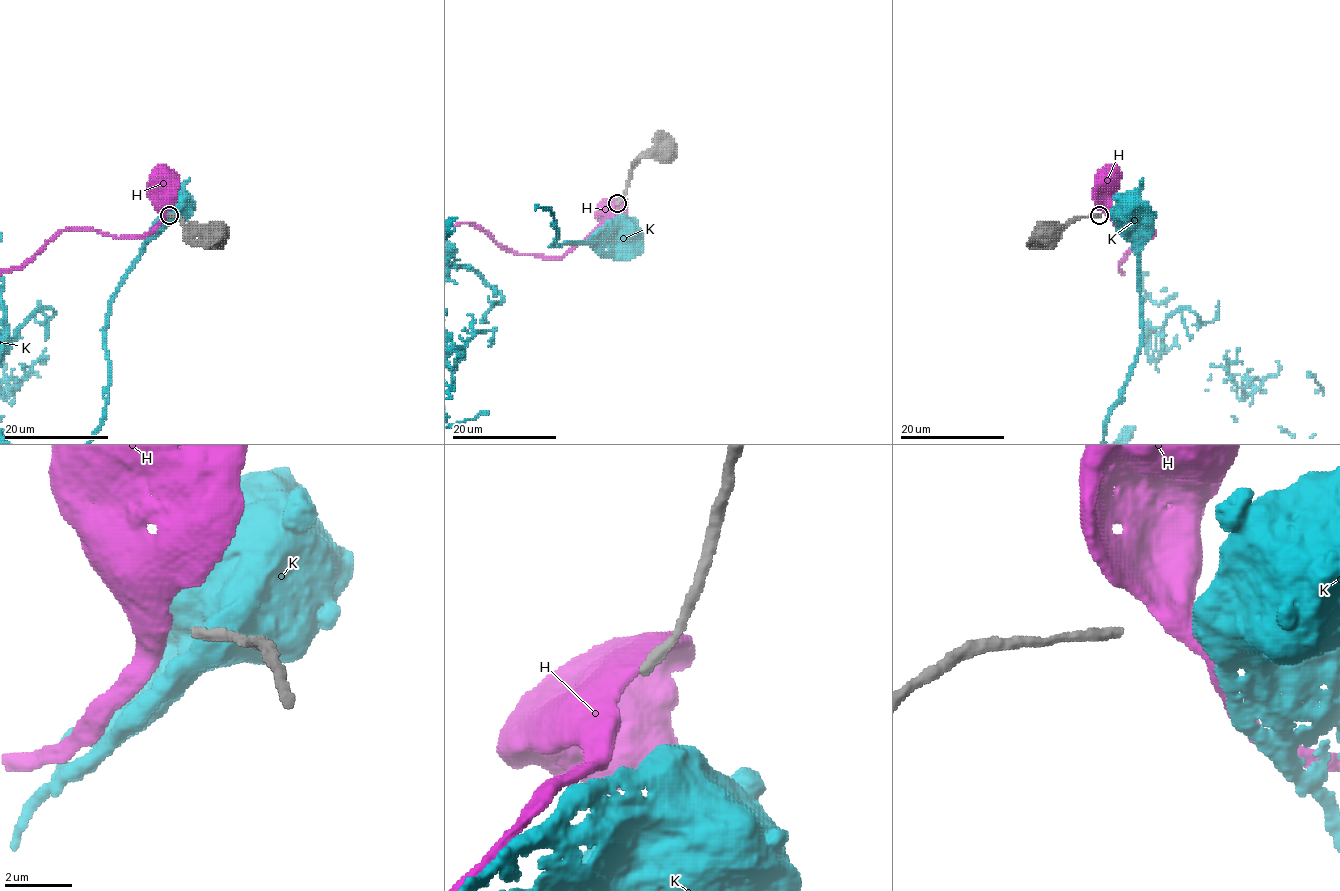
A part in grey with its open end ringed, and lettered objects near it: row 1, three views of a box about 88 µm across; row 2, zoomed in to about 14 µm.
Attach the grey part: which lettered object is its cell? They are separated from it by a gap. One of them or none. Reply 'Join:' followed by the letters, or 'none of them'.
Join: none of them

